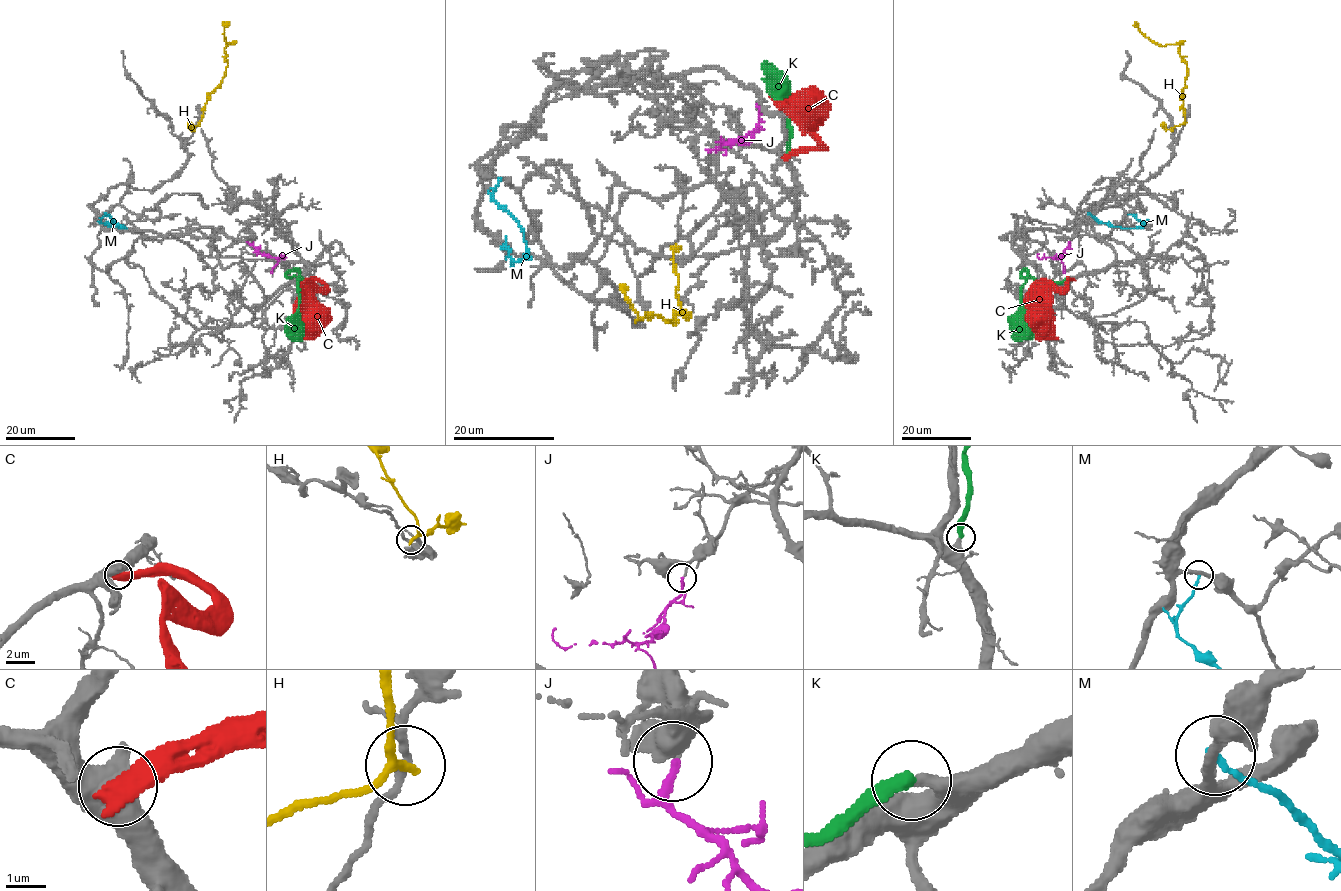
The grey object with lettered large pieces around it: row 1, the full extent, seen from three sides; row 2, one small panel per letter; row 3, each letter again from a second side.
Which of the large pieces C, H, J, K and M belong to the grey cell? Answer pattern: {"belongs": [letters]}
{"belongs": ["J", "K"]}

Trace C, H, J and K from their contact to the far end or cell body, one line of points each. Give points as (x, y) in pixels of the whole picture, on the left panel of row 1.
C: (301, 279), (320, 280), (324, 285), (313, 291), (311, 319), (293, 339)
H: (198, 122), (207, 96), (222, 78), (227, 62), (223, 49), (228, 43), (225, 45), (223, 30), (228, 22)
J: (253, 241), (259, 252), (282, 259), (281, 253)
K: (302, 278), (305, 283), (287, 275), (293, 270), (298, 272), (298, 325), (292, 340)

